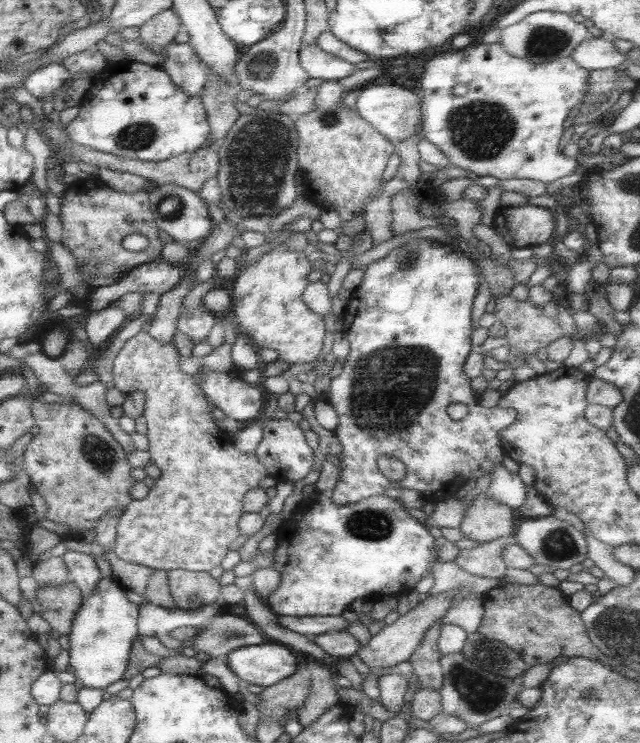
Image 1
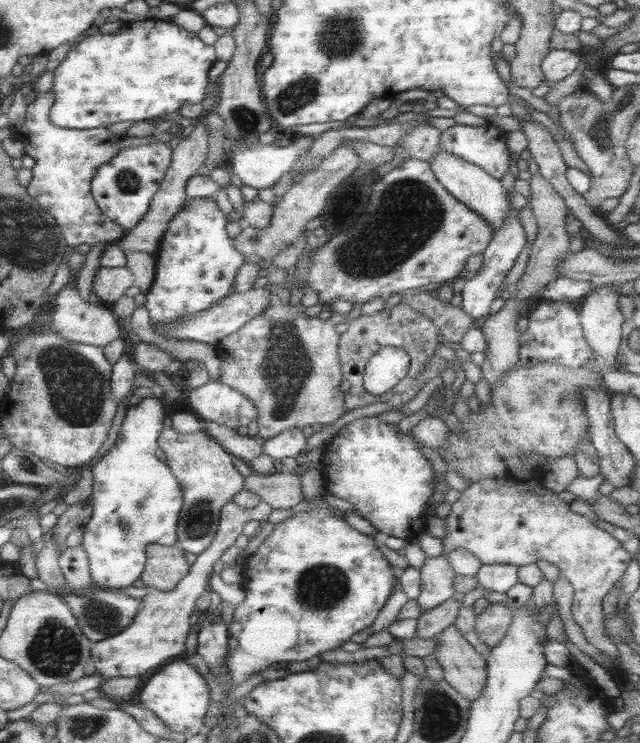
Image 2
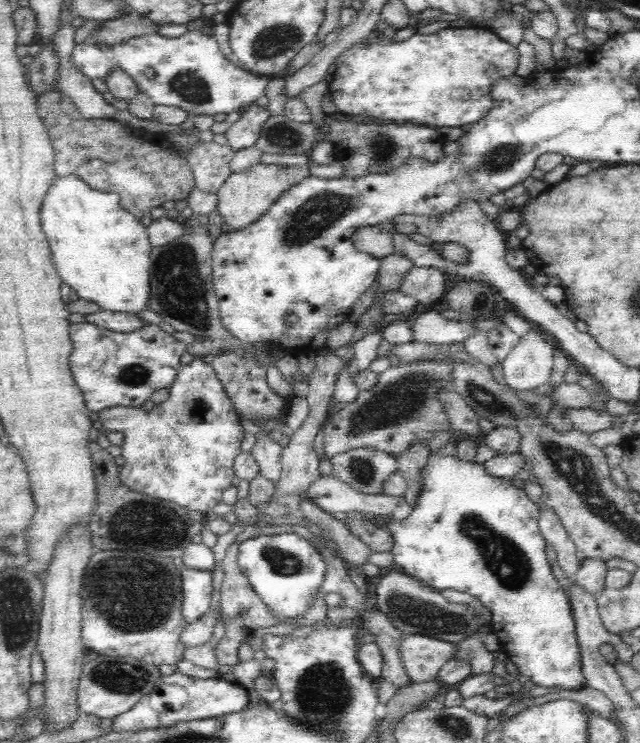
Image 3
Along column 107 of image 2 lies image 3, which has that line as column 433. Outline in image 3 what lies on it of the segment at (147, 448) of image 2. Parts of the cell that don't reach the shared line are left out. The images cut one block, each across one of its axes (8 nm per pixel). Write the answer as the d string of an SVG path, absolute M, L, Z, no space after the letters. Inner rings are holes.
M452 434L450 442L444 448L428 456L428 462L426 462L422 472L422 491L420 491L416 504L411 505L412 512L409 516L403 520L393 520L387 517L388 521L383 522L384 528L393 536L391 553L393 554L394 567L435 590L458 590L458 592L468 592L474 598L478 598L492 612L489 628L492 633L498 636L501 650L505 651L507 658L514 662L519 672L528 676L532 683L538 686L557 686L557 688L566 690L587 688L586 679L582 673L581 650L578 646L571 604L564 592L565 590L560 587L554 574L552 574L550 563L546 559L544 550L546 542L539 529L538 504L531 501L523 489L514 487L511 479L489 476L483 464L464 462L458 458L456 454L457 443L458 439Z

